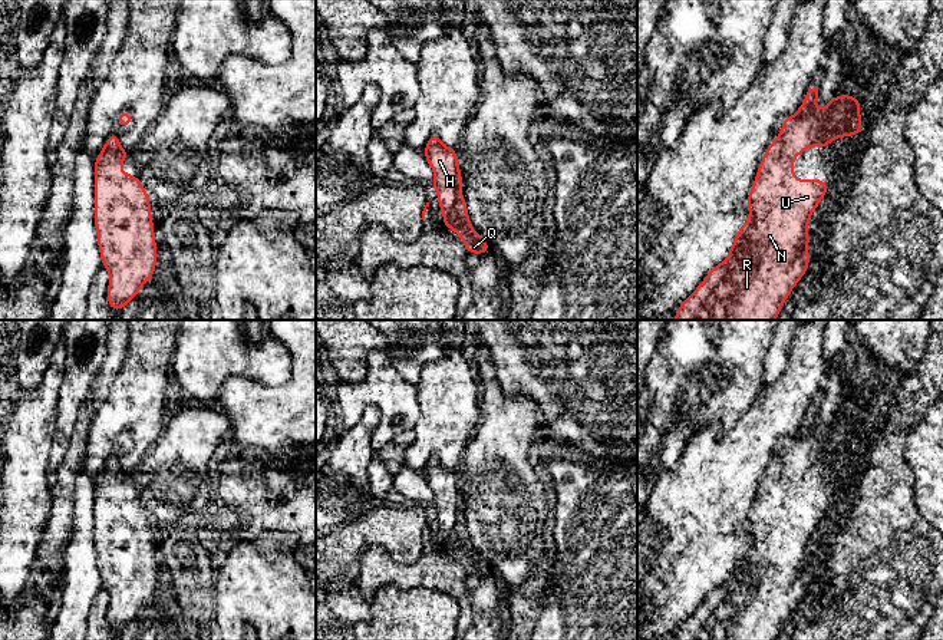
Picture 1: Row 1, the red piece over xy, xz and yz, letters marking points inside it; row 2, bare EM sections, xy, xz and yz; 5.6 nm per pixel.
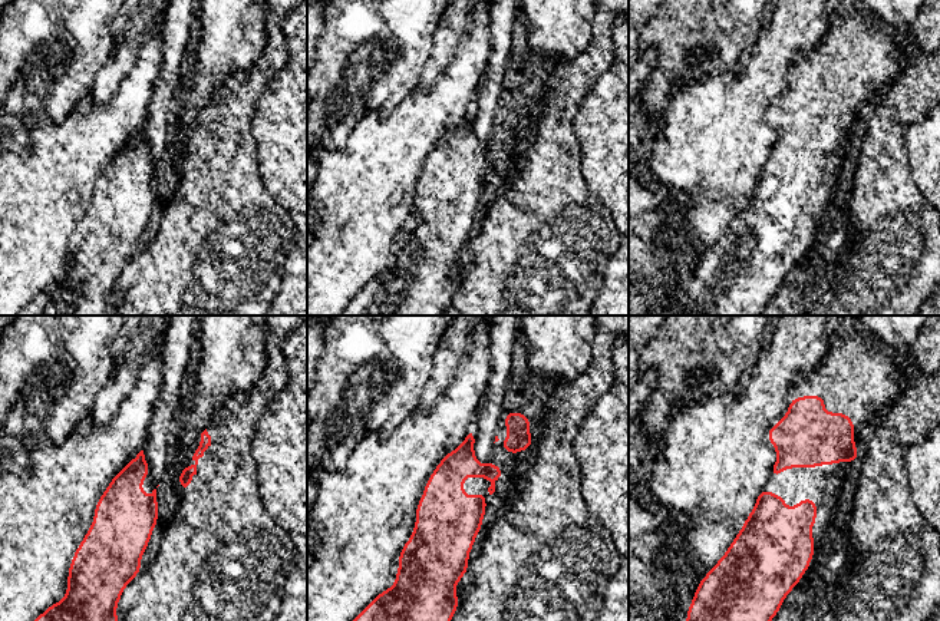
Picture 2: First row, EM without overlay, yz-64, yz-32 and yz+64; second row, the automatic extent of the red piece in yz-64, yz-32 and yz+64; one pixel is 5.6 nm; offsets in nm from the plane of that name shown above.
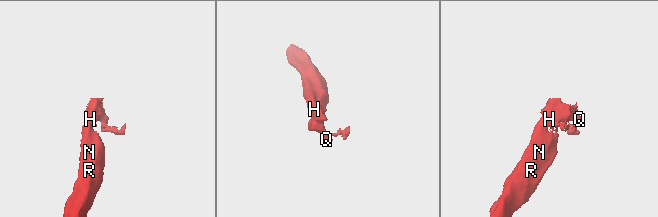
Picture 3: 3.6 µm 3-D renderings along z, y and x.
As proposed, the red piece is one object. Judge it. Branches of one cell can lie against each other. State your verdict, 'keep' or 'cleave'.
keep

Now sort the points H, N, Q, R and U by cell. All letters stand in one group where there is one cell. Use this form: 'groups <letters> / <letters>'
groups H N Q R U

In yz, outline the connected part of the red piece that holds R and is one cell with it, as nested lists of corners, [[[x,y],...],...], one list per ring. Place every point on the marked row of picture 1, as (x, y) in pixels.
[[[818,86],[810,88],[798,110],[791,118],[782,119],[781,133],[764,154],[748,194],[749,221],[739,227],[728,257],[715,265],[696,290],[679,306],[673,320],[775,320],[792,288],[804,277],[811,258],[807,251],[811,241],[807,225],[811,222],[811,214],[827,195],[828,184],[825,179],[795,179],[794,158],[804,154],[807,146],[818,145],[825,151],[831,141],[860,135],[863,131],[861,102],[855,96],[847,93],[832,96],[822,110],[814,106],[817,100]]]

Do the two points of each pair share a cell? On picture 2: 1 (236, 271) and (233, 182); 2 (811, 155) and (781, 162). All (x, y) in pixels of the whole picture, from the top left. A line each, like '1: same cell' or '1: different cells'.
1: same cell
2: same cell

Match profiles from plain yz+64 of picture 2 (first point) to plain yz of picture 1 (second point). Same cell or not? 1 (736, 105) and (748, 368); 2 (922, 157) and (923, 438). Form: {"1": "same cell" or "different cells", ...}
{"1": "different cells", "2": "same cell"}

